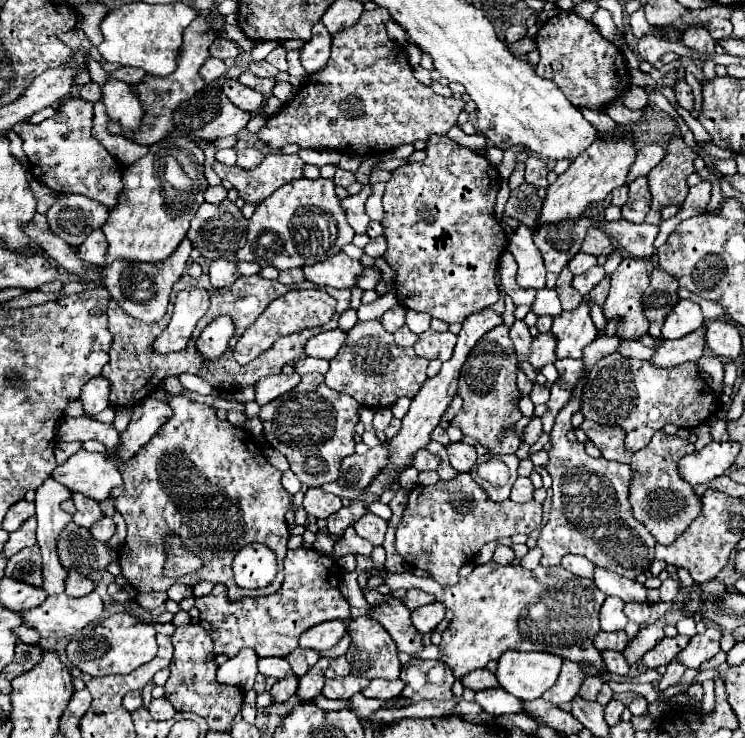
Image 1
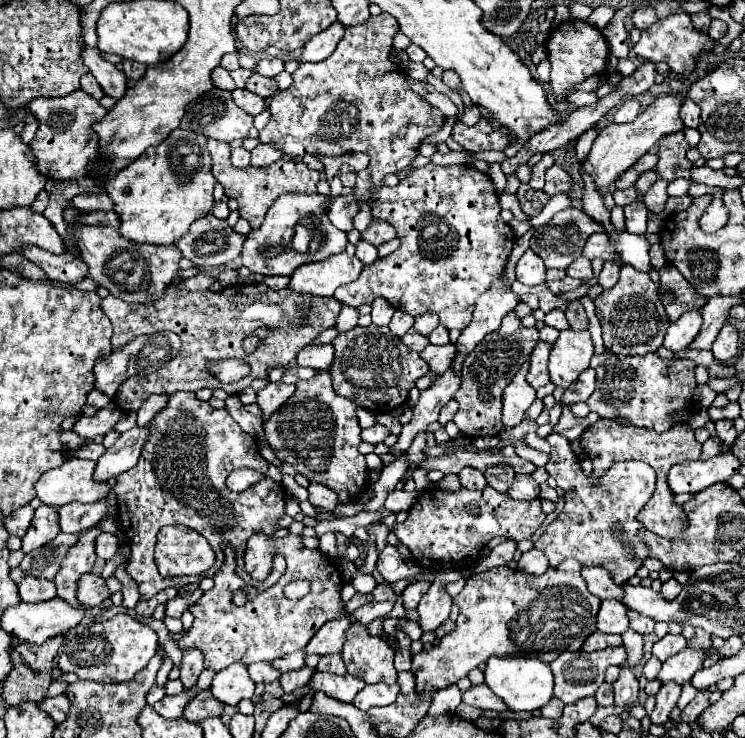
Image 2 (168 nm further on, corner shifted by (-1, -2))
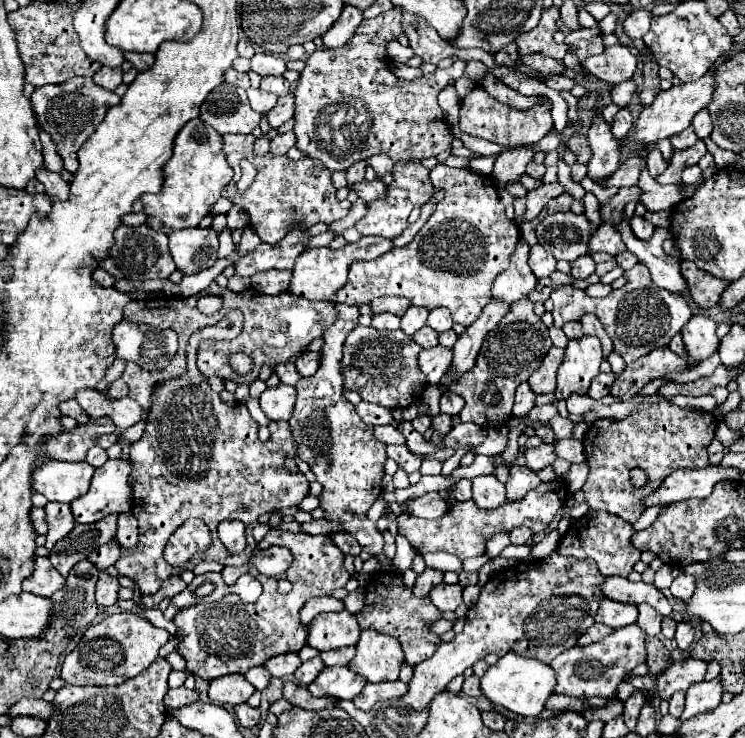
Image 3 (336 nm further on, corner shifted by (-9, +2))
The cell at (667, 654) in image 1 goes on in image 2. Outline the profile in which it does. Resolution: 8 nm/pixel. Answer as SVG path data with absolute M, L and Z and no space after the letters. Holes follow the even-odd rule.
M667 634L663 636L655 646L653 646L653 656L657 656L661 662L665 662L667 658L671 658L673 654L681 652L687 646L687 640L681 634Z

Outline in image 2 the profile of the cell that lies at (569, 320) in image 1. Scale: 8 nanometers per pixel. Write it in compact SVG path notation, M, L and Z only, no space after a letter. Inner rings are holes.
M563 330L553 344L549 358L549 380L563 390L569 388L583 370L589 368L593 356L593 342L587 330Z

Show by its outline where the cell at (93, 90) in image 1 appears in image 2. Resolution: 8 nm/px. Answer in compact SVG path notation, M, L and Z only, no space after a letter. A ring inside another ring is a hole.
M87 72L87 74L81 78L81 90L85 90L87 94L91 94L91 96L93 96L93 98L97 98L97 100L101 100L101 98L105 96L105 92L101 90L99 82L93 78L93 74L91 74L91 72Z

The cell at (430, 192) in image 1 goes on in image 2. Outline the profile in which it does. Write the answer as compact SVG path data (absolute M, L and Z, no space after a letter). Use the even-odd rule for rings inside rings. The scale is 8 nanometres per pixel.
M427 164L423 168L413 170L397 186L383 186L373 194L371 214L395 226L397 236L401 240L399 250L385 258L379 258L375 264L363 266L359 278L351 284L337 288L333 298L353 308L359 308L361 304L371 304L375 298L385 298L393 308L409 312L415 318L425 312L435 312L441 318L441 326L445 326L447 330L463 330L473 318L475 300L485 290L489 290L495 278L501 276L515 244L515 234L511 226L501 220L499 212L499 196L491 178L487 174L481 174L473 166L457 164L445 168Z

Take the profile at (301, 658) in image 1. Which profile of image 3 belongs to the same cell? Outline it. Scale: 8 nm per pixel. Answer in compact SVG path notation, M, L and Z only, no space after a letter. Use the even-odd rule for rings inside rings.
M281 654L277 658L271 658L269 662L263 664L273 676L281 678L281 676L287 676L287 674L293 674L299 666L301 666L301 658L299 654Z

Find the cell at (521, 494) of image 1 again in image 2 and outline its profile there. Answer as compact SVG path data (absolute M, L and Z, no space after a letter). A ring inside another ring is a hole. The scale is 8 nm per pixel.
M515 476L507 494L515 500L533 500L539 498L539 484L531 476Z

